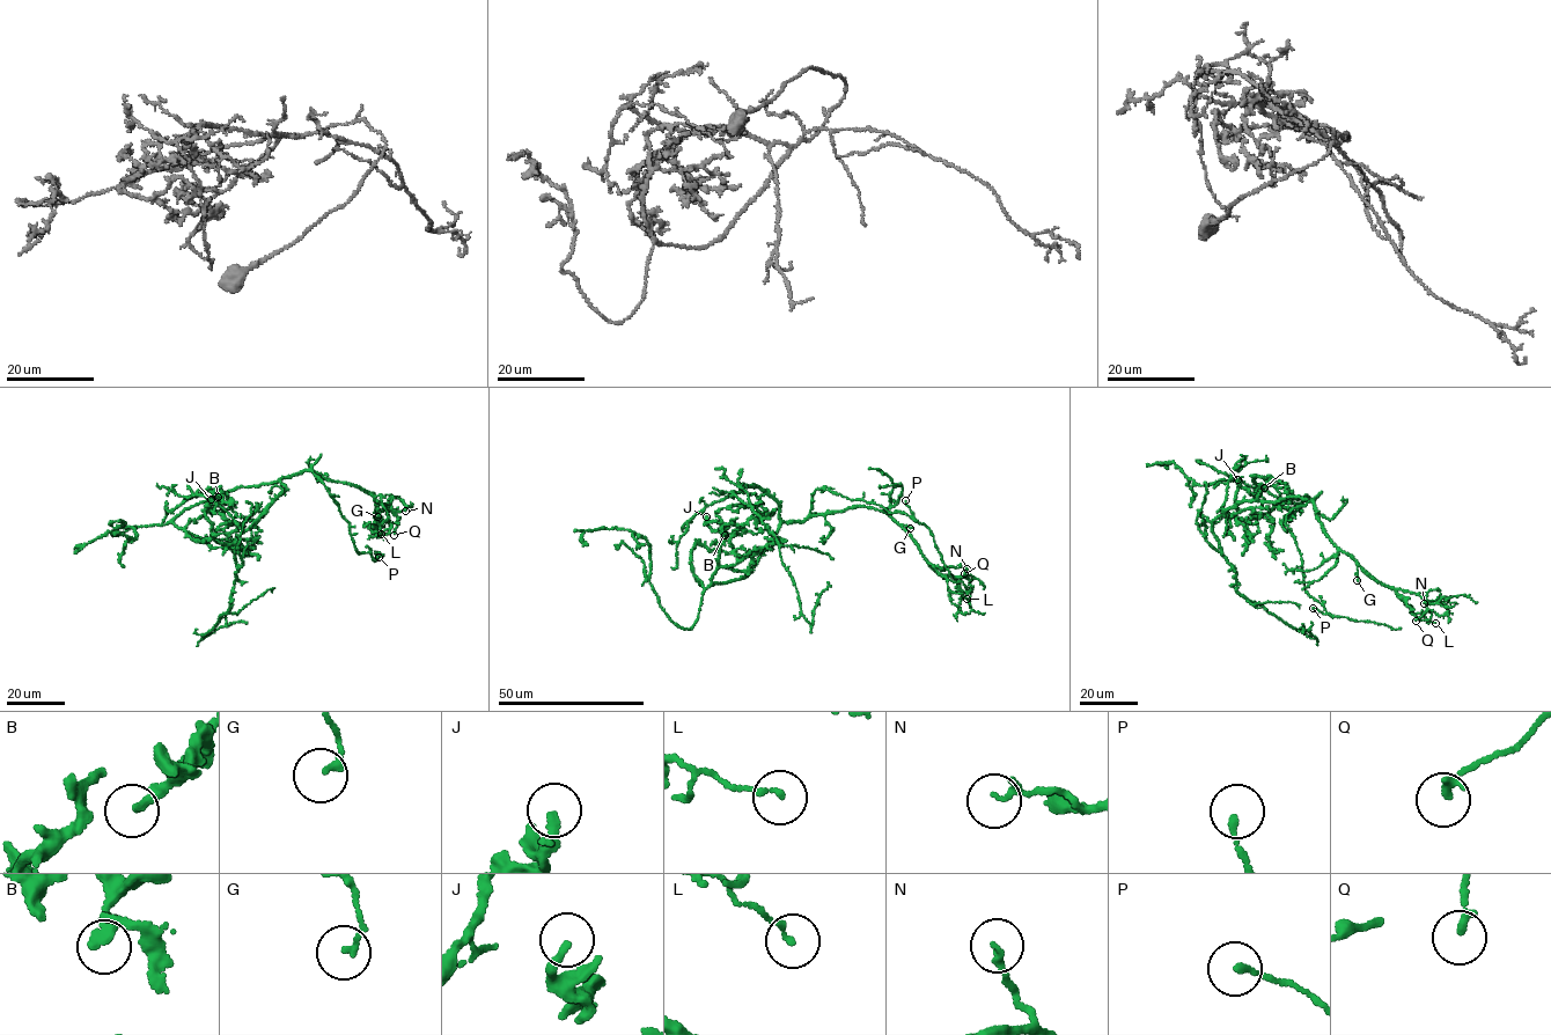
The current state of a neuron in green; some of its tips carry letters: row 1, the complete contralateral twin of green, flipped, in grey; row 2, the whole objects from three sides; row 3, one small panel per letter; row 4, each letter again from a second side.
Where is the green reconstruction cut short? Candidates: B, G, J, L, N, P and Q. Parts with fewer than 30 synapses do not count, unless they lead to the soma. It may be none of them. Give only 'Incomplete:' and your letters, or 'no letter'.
Incomplete: no letter

